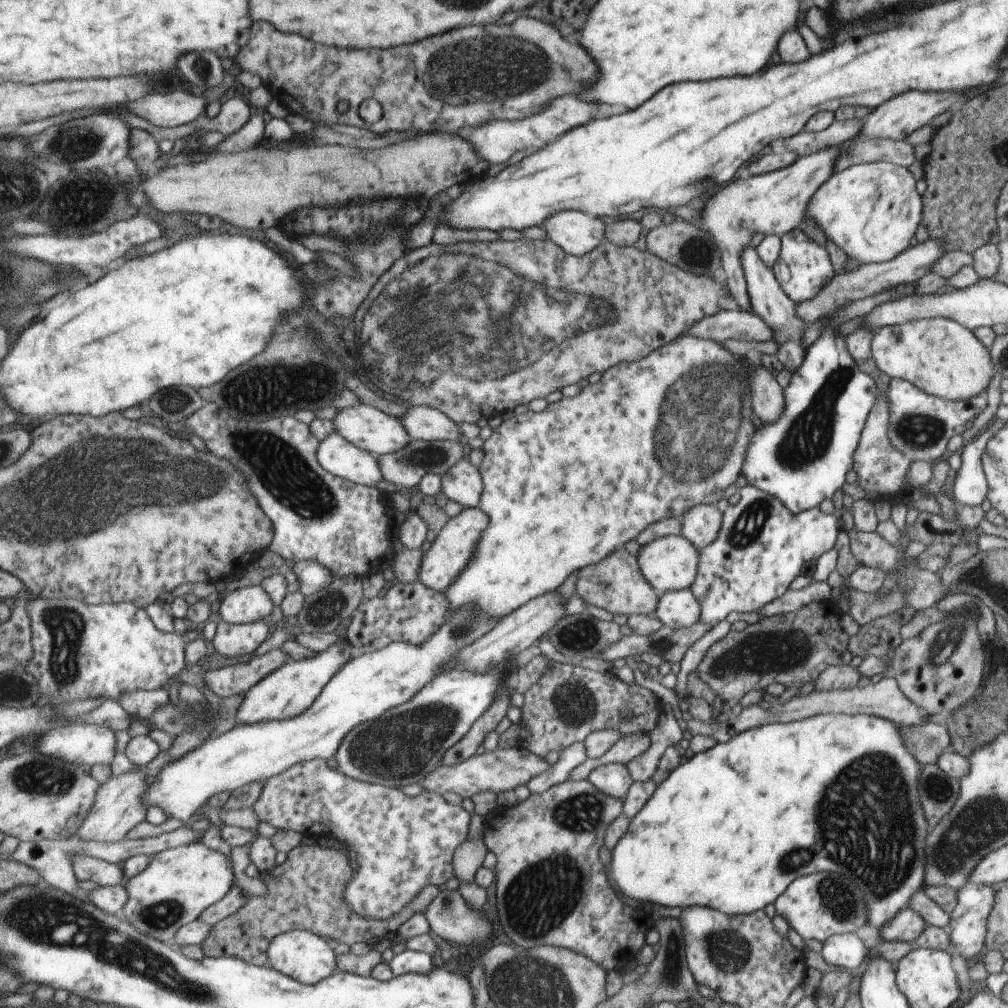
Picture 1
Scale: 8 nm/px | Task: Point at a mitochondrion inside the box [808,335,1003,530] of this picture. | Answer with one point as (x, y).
(917, 431)

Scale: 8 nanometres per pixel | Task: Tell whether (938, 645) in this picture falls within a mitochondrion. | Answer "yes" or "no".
no

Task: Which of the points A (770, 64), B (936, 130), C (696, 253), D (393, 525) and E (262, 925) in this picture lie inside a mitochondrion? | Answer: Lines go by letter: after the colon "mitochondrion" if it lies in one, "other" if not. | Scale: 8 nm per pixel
A: other
B: other
C: mitochondrion
D: other
E: other

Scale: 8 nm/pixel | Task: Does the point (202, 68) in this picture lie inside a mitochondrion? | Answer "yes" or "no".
yes

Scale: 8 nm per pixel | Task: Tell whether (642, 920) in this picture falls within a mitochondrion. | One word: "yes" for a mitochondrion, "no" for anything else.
no

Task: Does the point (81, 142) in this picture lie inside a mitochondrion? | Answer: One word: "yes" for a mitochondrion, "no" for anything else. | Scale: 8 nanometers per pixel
yes

